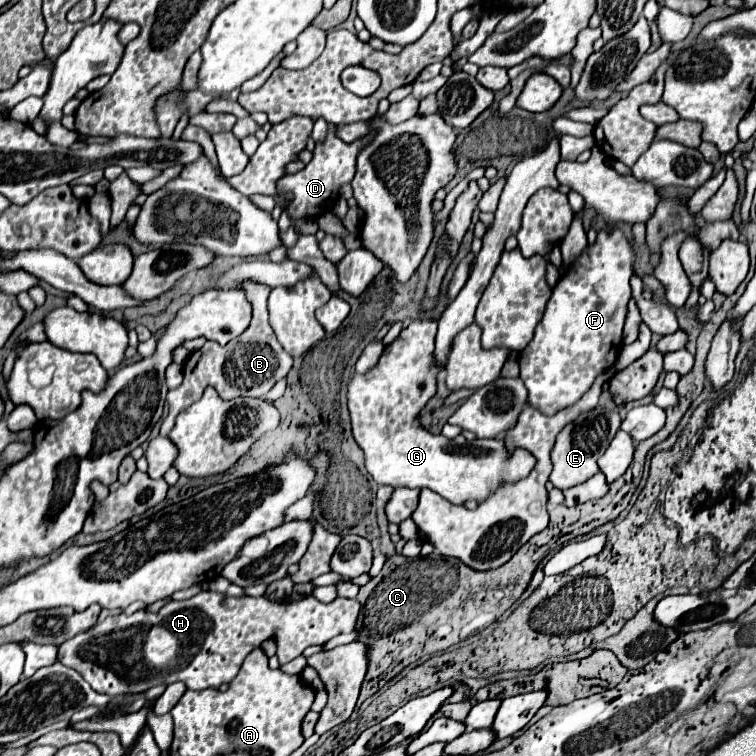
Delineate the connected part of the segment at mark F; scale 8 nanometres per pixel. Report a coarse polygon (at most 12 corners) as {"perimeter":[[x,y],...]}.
{"perimeter":[[602,228],[558,280],[520,378],[542,414],[614,366],[634,246]]}

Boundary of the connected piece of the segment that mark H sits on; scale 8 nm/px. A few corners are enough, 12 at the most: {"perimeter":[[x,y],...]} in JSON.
{"perimeter":[[206,590],[66,640],[94,692],[220,688],[264,640],[286,664],[356,600]]}

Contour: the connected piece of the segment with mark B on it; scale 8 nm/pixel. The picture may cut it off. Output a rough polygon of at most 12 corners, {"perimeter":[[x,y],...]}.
{"perimeter":[[246,284],[248,330],[206,342],[168,392],[174,418],[212,386],[222,400],[264,398],[292,358],[268,324],[270,288]]}

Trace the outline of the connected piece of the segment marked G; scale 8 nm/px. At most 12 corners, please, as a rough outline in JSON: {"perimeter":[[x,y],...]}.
{"perimeter":[[436,322],[408,324],[350,380],[352,436],[376,484],[482,502],[528,476],[526,450],[420,424]]}

